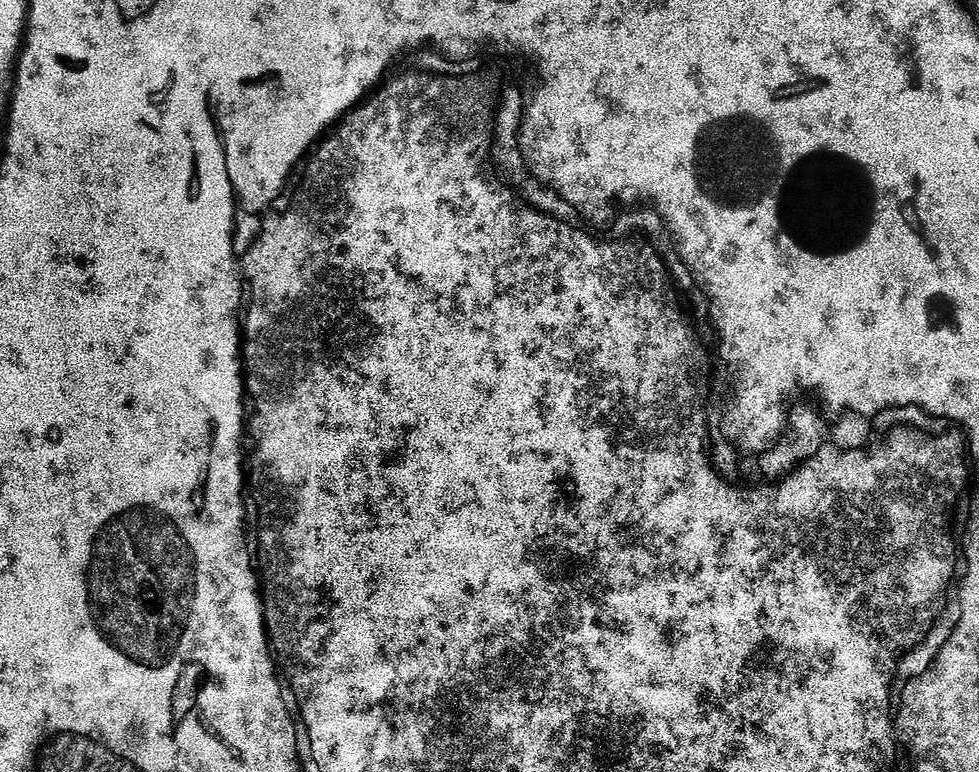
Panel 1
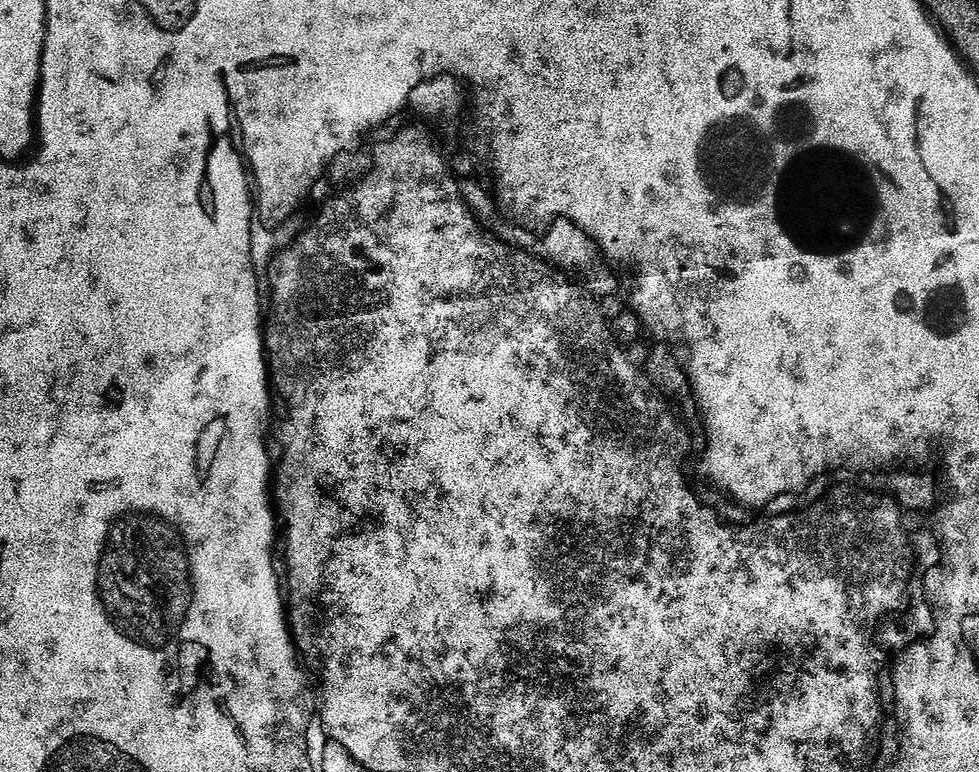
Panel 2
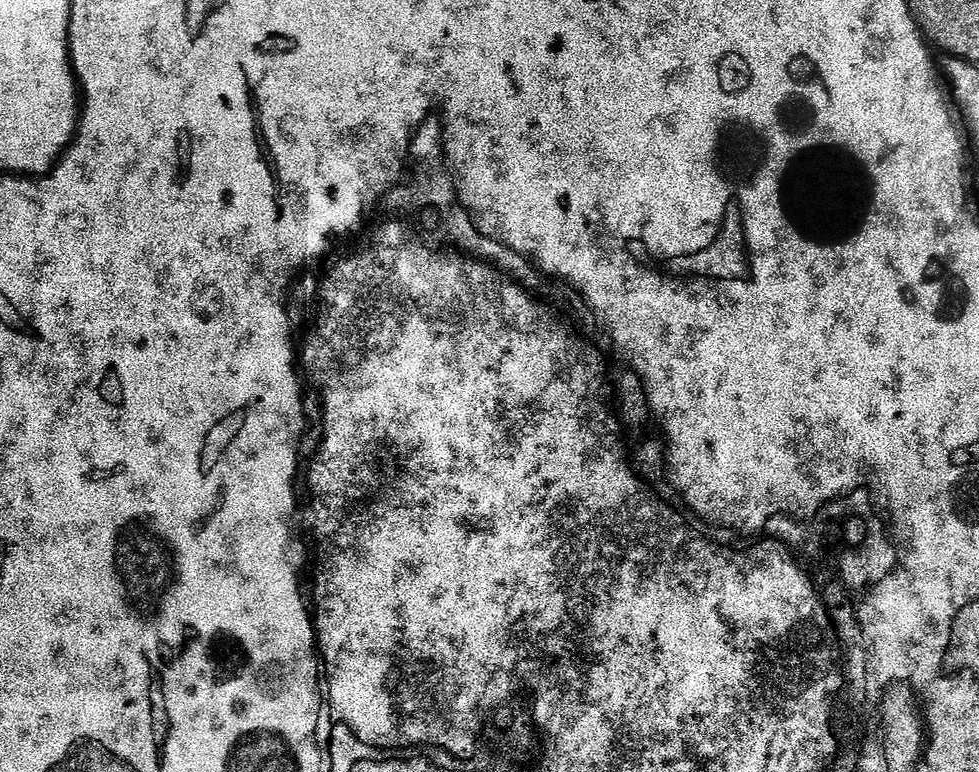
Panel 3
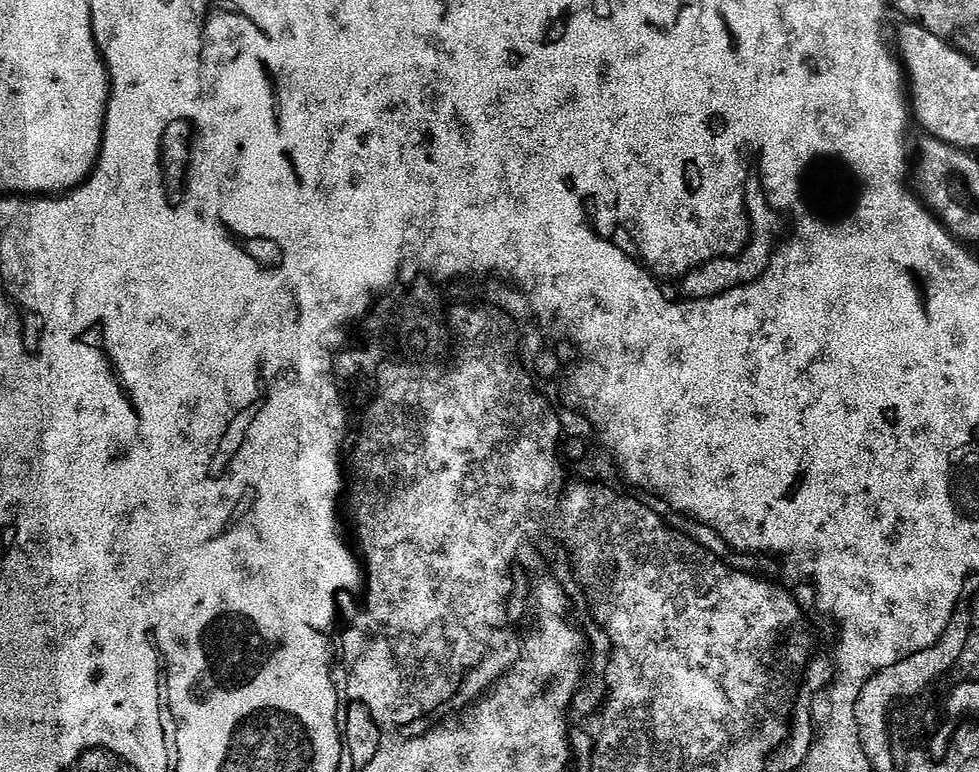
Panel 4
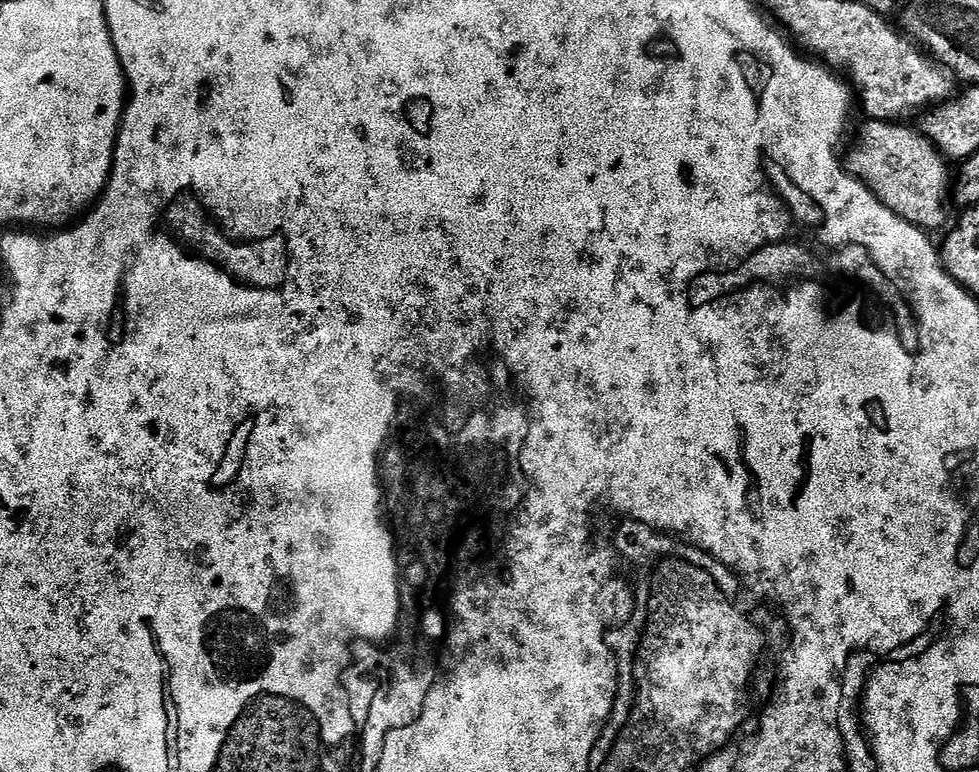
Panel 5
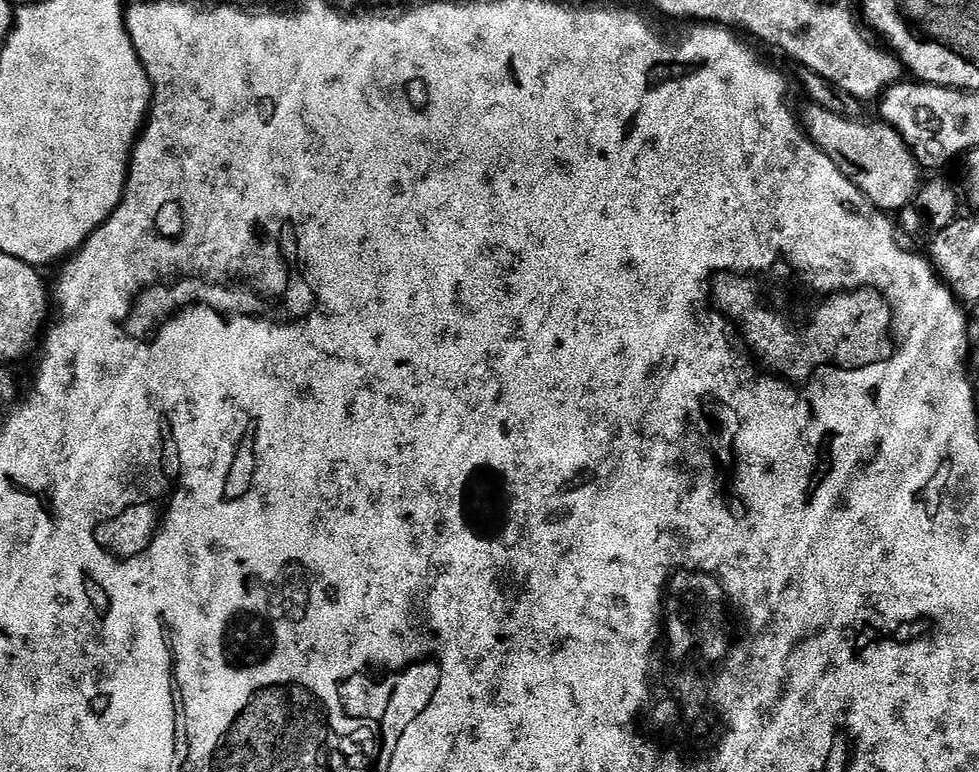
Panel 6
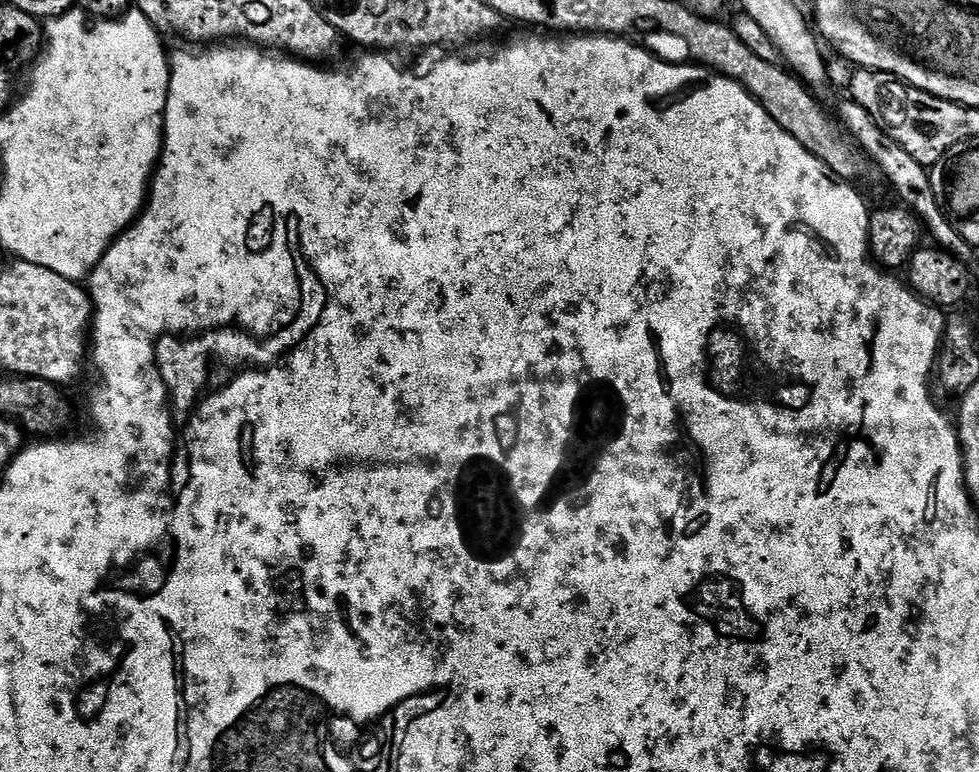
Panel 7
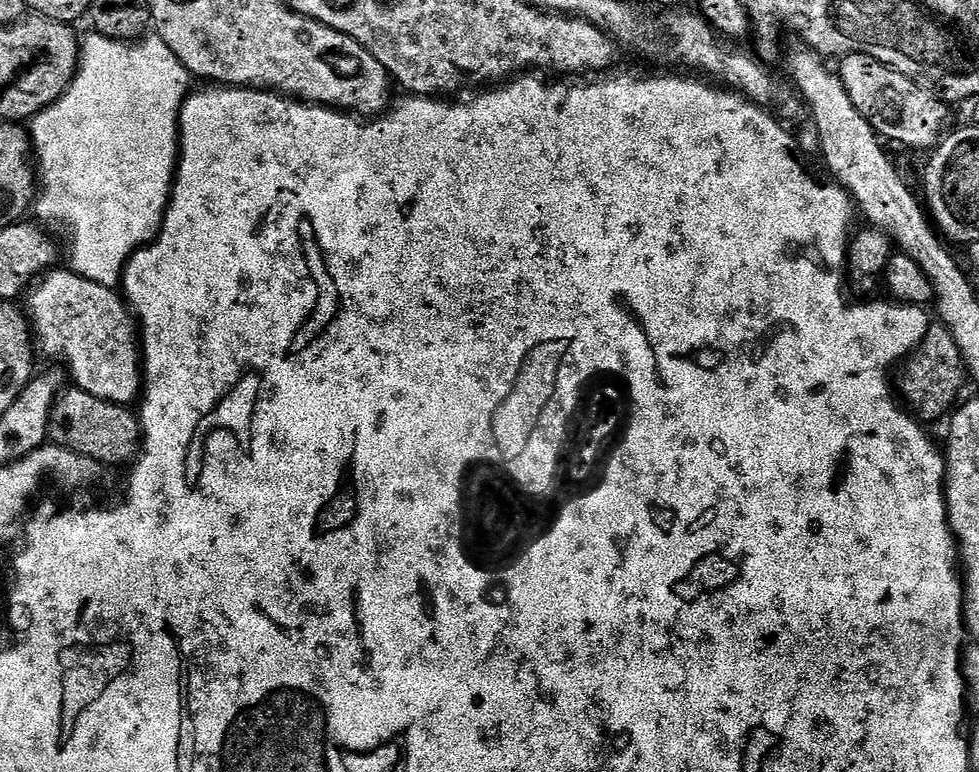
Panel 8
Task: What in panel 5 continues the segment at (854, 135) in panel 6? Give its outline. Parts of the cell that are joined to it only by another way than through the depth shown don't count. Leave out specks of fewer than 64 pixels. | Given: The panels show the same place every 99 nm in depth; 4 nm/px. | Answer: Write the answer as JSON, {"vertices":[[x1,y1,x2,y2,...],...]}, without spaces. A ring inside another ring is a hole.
{"vertices":[[868,120,864,122,864,125,860,128,860,137,856,140,856,145,852,148,852,153,849,154,848,160,846,156,846,167,853,176,857,176,860,181,872,189,872,193,882,201,883,204,890,210,894,210,894,214,898,214,898,218,902,218,906,222,911,224,917,224,922,229,933,230,932,228,941,228,941,230,947,229,950,224,948,220,948,208,947,204,950,204,950,180,948,184,948,167,950,167,949,161,938,151,932,143,925,138,924,133,917,130,915,127,907,128,907,123,904,122,889,122,887,120]]}

